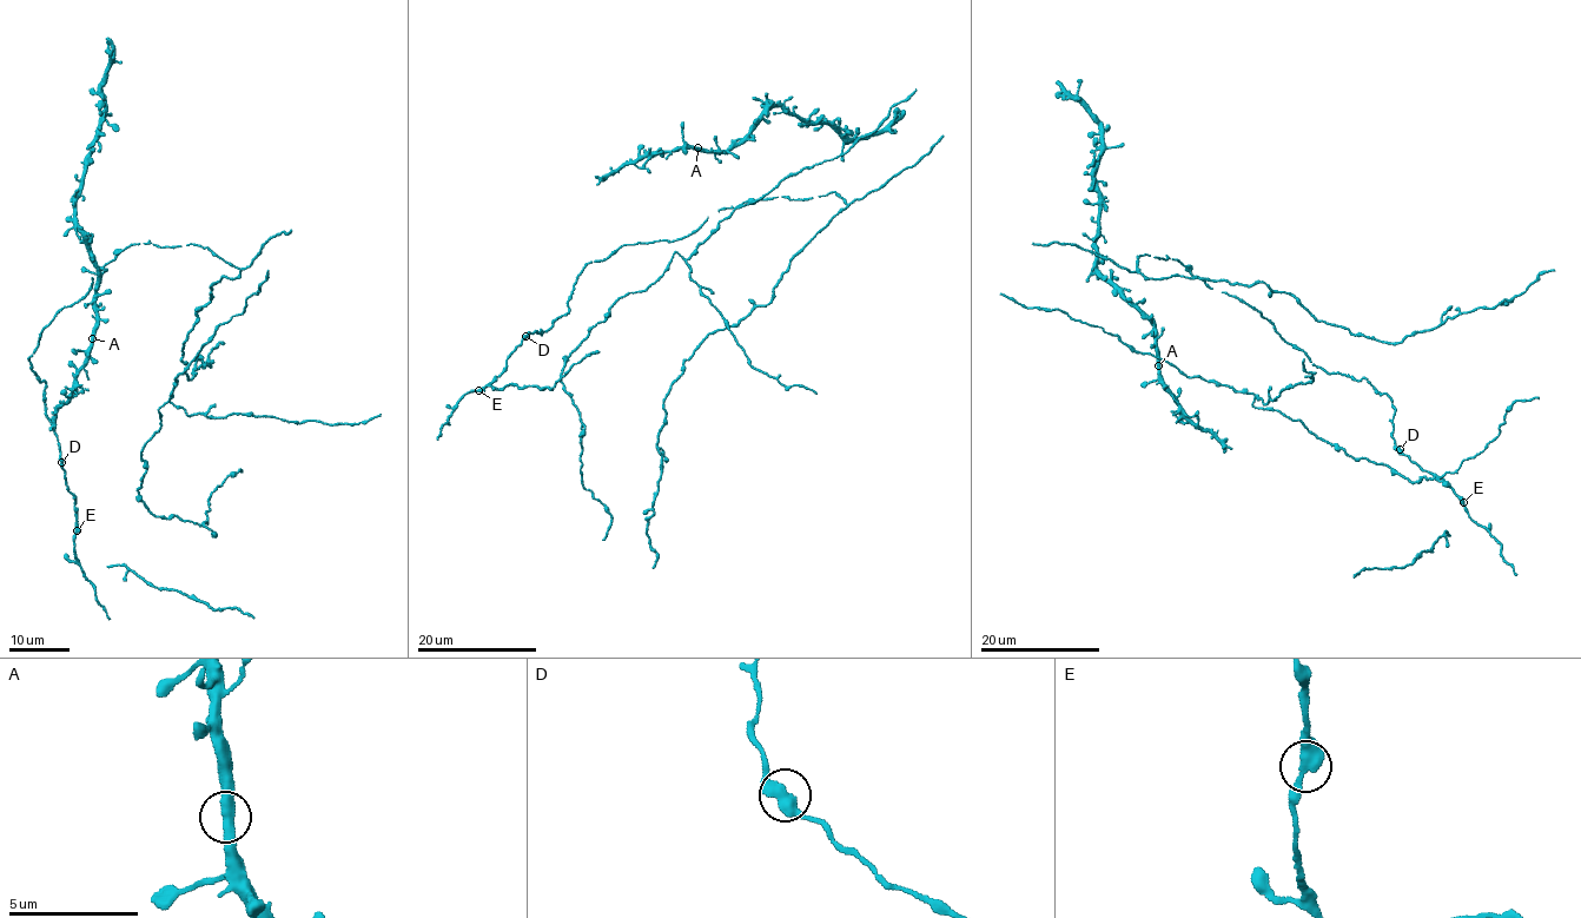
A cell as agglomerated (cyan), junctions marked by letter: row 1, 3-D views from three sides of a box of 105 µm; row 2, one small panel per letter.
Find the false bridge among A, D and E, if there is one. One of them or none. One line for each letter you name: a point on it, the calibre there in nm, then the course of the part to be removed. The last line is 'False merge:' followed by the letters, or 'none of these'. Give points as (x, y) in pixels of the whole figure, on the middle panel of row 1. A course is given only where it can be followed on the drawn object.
E: Place: (478, 390). Thickness 420 nm. Course of the part to remove: (478, 391), (468, 393), (447, 421), (448, 423), (444, 424), (438, 440)
False merge: E

